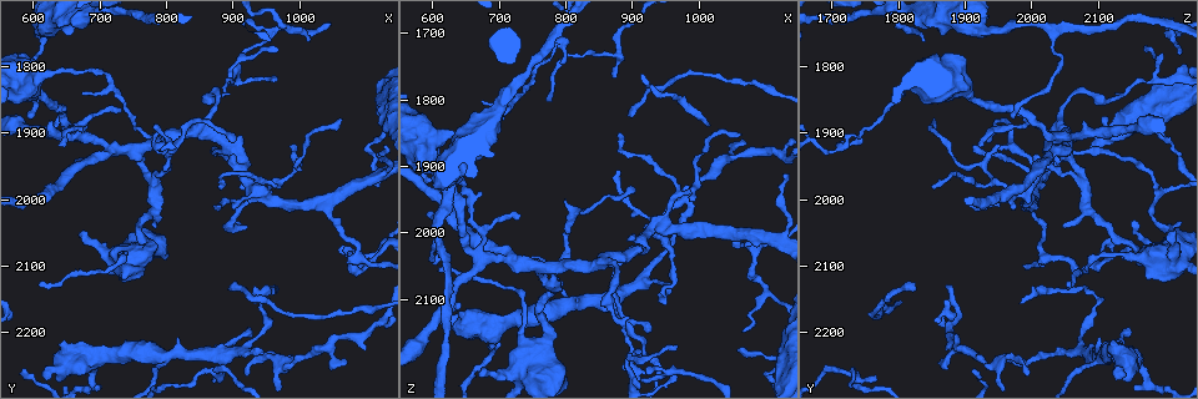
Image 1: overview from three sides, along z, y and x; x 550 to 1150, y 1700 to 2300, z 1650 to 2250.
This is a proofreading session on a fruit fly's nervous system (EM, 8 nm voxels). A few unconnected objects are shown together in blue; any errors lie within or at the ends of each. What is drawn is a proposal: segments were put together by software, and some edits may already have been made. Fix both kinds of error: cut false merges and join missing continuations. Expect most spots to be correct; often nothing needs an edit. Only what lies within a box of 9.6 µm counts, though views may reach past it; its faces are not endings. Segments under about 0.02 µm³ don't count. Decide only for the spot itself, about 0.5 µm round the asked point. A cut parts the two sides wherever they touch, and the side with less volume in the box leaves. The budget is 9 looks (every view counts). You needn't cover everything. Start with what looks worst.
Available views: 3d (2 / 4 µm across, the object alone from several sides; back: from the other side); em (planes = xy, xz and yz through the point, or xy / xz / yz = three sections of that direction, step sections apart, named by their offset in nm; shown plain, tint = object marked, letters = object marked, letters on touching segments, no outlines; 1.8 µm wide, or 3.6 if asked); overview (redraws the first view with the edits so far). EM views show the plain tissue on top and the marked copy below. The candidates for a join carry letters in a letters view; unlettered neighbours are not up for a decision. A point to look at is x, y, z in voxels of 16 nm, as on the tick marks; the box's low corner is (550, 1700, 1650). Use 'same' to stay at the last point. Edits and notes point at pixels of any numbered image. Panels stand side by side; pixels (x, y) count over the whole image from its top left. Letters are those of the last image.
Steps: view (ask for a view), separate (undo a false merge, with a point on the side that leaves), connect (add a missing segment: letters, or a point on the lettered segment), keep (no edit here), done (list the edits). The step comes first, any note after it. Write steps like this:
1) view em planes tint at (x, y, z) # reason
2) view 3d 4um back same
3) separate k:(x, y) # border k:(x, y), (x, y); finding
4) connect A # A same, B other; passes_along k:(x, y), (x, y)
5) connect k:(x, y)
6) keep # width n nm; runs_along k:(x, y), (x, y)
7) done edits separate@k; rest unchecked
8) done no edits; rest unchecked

view em planes letters at (890, 2135, 1825) # free end

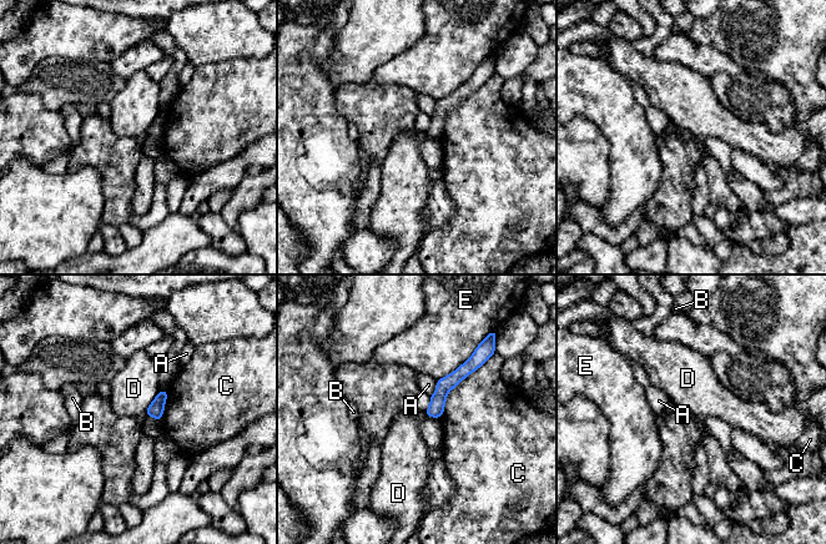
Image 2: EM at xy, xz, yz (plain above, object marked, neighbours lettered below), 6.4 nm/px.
keep # A other, B other, C other, D other, E other; runs_along 2:(471, 363), (442, 391), (429, 412); no lettered segment goes on from it

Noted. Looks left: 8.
view 3d 4um at (790, 2230, 2115) # side arm on a straight run

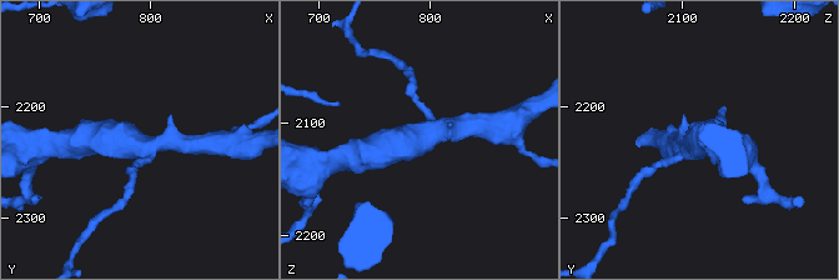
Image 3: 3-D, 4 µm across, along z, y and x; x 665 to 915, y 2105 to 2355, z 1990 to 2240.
view em planes letters at (790, 2232, 2116) # arms 3

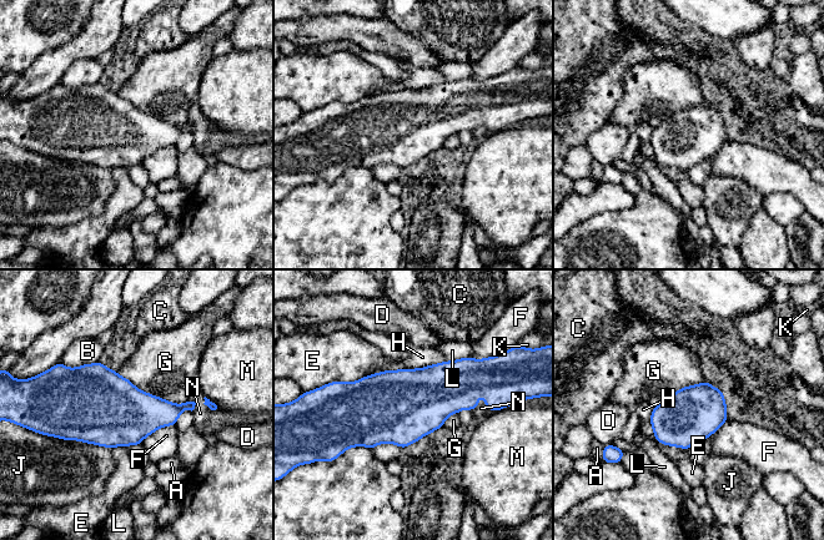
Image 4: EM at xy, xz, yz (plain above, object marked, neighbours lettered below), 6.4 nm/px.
keep # A other, B other, C other, D other, E other, F other, G other, H other, J other, K other, L other, M other, N other; border 4:(116, 372), (151, 394), (187, 400); all the same neuron

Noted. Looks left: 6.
view 3d 2um at (675, 1905, 2035) # four arms meet

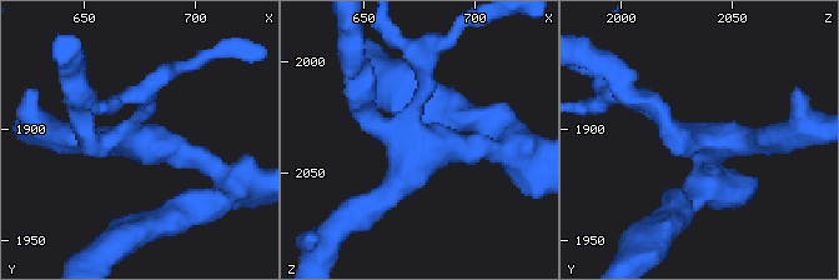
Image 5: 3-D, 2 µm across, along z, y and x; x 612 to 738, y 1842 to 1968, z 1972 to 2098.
view em planes letters at (676, 1905, 2039) # arms 4; need the tissue

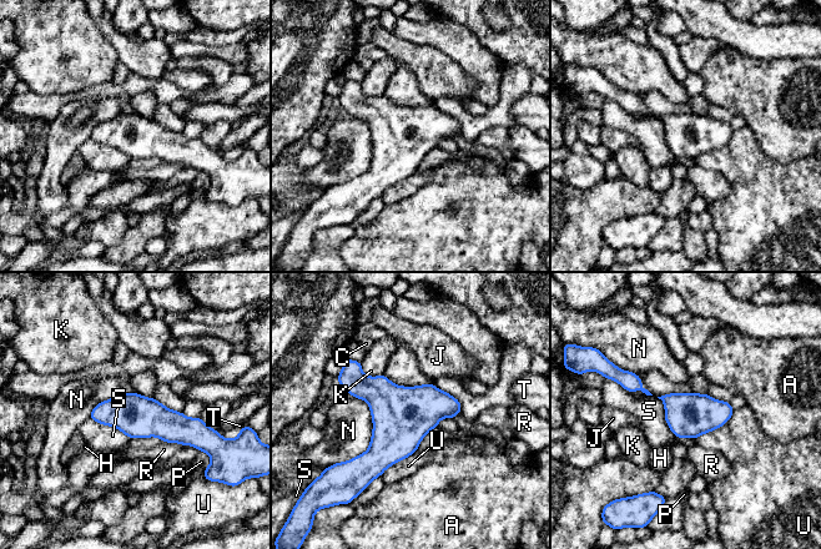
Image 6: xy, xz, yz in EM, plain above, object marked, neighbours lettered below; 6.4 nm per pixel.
keep # A other, C other, H other, J other, K other, N other, P other, R other, S other, T other, U other; runs_along 6:(94, 414), (134, 414), (204, 431); continuous, no second neuron

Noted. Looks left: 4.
view em planes letters at (640, 2255, 2135) # sudden change in width

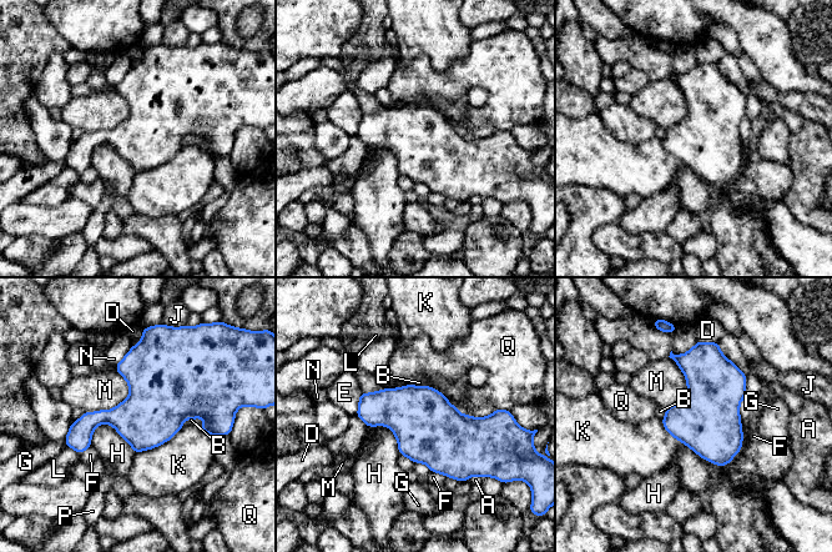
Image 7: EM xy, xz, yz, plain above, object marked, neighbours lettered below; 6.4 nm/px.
keep # A other, B other, D other, E other, F other, G other, H other, J other, K other, L other, M other, N other, P other, Q other; border 7:(116, 370), (129, 395), (84, 412); one neuron here

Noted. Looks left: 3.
done no edits; rest unchecked

